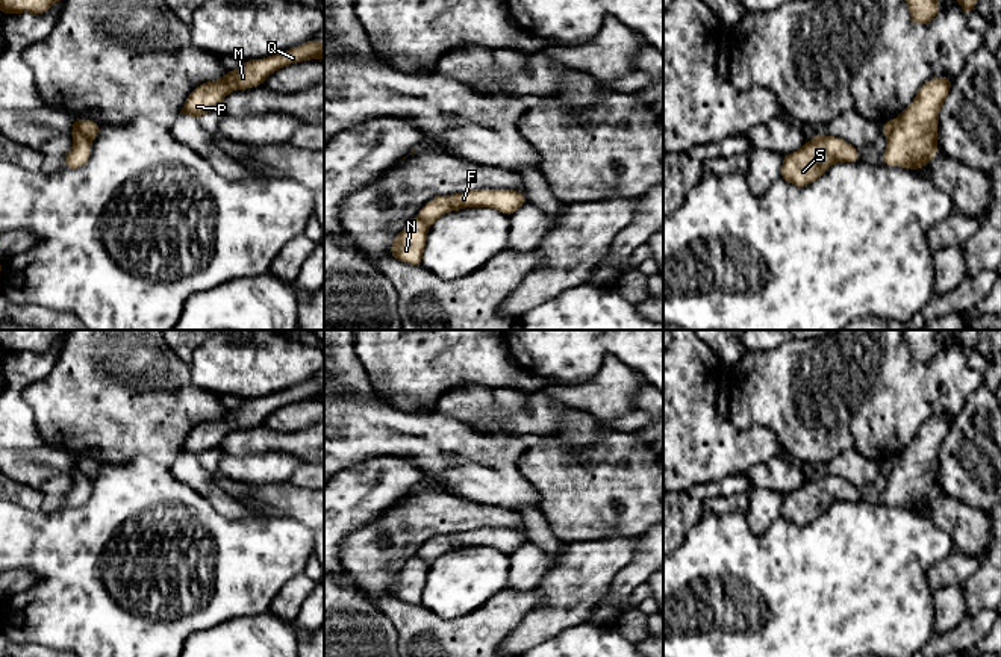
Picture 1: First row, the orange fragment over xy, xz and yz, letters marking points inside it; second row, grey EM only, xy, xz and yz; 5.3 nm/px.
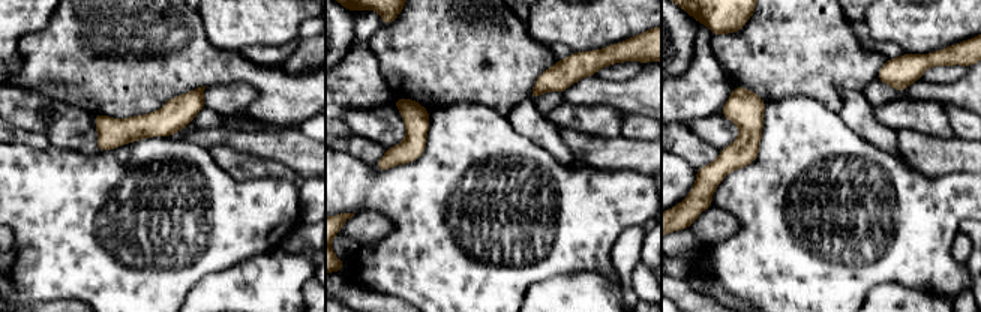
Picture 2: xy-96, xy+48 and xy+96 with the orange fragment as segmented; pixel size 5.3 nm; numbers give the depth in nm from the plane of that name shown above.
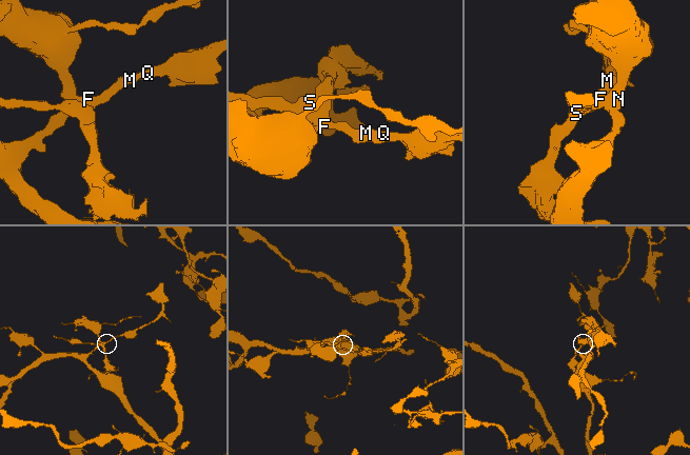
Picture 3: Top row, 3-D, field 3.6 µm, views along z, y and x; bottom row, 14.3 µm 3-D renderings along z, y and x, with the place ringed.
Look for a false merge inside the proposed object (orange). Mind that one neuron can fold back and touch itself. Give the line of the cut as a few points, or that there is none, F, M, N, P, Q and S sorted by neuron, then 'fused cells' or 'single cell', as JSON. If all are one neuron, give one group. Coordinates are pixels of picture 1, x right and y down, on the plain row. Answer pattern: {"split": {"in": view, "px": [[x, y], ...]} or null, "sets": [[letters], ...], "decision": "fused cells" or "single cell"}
{"split": {"in": "xy", "px": [[77, 459], [77, 467], [91, 480]]}, "sets": [["F", "M", "P", "Q", "S"], ["N"]], "decision": "fused cells"}

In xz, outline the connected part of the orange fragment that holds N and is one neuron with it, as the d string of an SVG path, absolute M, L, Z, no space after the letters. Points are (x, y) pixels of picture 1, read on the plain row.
M419 556L412 557L394 577L391 596L407 604L423 604L423 590L426 587L429 566Z

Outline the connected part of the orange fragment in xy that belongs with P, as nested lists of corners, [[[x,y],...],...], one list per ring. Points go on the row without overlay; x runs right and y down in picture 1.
[[[309,378],[283,392],[265,398],[250,398],[238,409],[227,410],[221,418],[198,424],[186,436],[179,454],[201,457],[204,453],[218,448],[223,437],[232,430],[260,425],[274,410],[310,398],[324,398],[324,381]]]

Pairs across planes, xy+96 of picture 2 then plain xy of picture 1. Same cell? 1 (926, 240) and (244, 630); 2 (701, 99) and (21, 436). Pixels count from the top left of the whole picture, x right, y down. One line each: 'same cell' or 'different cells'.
1: different cells
2: same cell

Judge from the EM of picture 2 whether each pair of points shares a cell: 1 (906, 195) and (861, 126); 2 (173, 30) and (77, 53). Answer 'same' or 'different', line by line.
1: different
2: same

